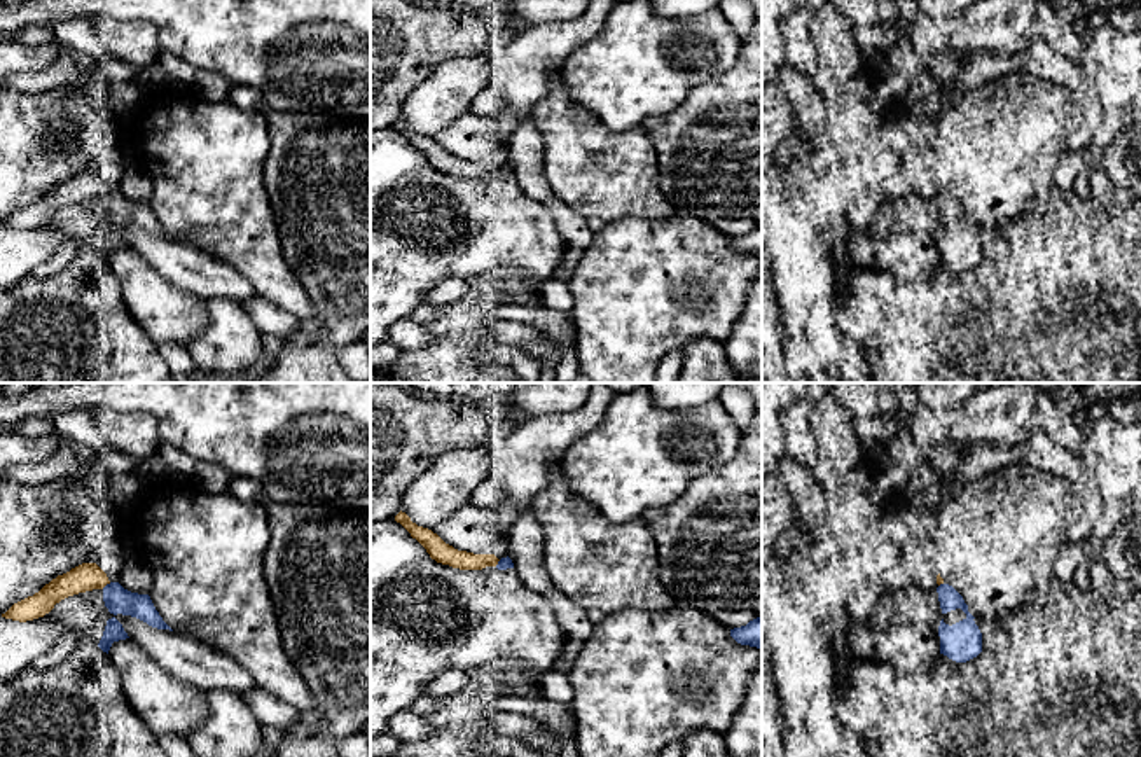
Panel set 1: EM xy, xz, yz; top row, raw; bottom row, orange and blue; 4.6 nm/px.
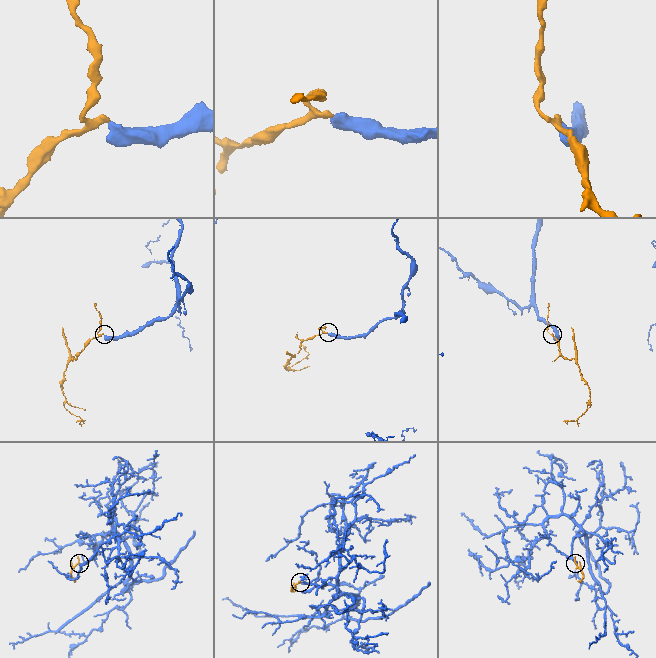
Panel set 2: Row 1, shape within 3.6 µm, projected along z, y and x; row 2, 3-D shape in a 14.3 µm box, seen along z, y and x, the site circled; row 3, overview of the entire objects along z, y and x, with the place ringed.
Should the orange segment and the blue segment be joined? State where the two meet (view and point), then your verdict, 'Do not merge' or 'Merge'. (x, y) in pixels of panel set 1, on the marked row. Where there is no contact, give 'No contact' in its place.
Touches orange at xy (105, 584). Do not merge

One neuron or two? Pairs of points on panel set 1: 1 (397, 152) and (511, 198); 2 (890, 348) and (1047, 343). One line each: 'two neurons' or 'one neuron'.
1: one neuron
2: one neuron

